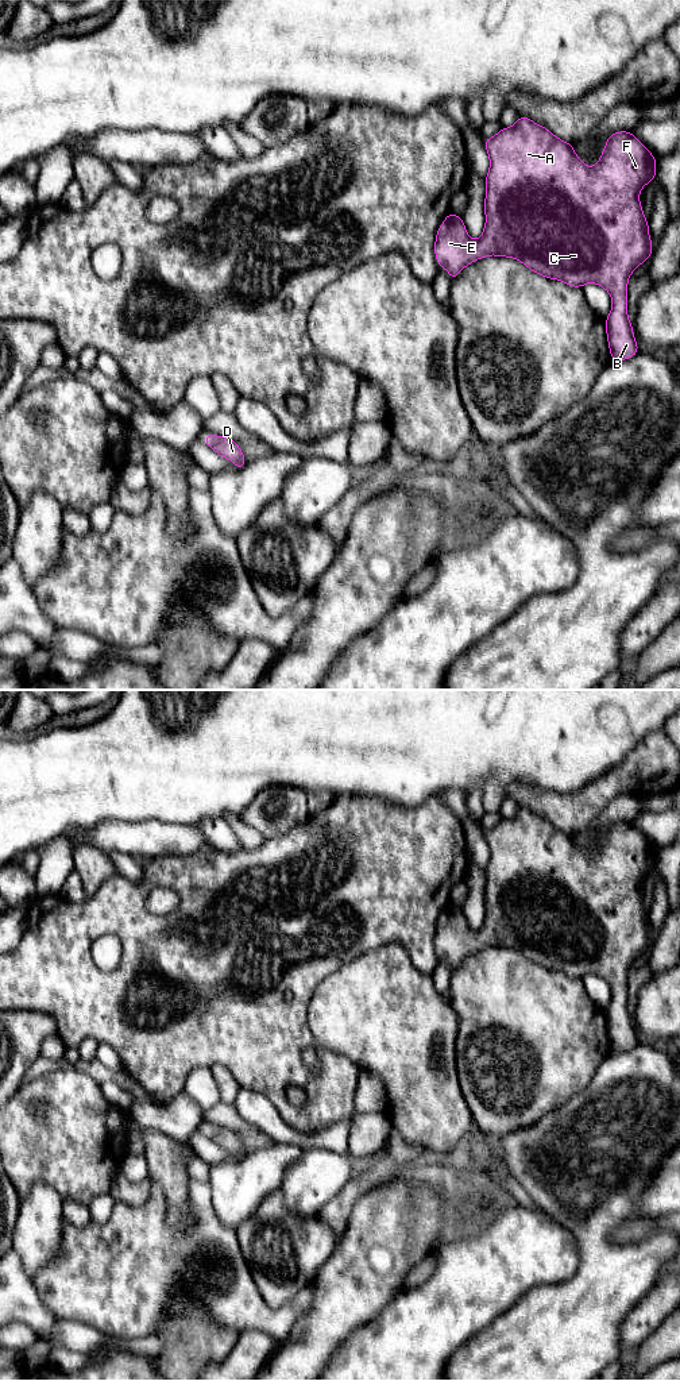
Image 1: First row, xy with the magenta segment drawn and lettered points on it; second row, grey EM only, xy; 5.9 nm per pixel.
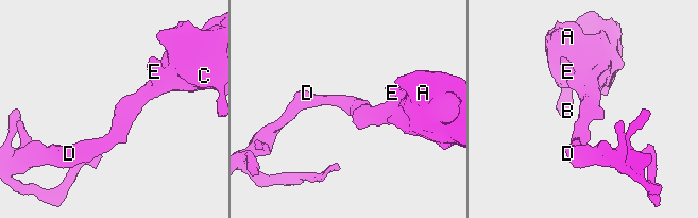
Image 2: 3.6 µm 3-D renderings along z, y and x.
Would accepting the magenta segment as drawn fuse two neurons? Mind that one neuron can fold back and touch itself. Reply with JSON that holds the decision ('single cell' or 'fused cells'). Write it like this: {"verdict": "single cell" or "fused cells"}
{"verdict": "single cell"}

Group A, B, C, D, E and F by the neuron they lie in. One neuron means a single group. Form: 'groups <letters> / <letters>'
groups A B C D E F

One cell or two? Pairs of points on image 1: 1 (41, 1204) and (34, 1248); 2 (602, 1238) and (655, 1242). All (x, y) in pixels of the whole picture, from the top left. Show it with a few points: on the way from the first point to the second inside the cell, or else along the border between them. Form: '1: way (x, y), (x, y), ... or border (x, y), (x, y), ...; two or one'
1: way (41, 1215), (38, 1237); one
2: way (615, 1250), (641, 1250); one

